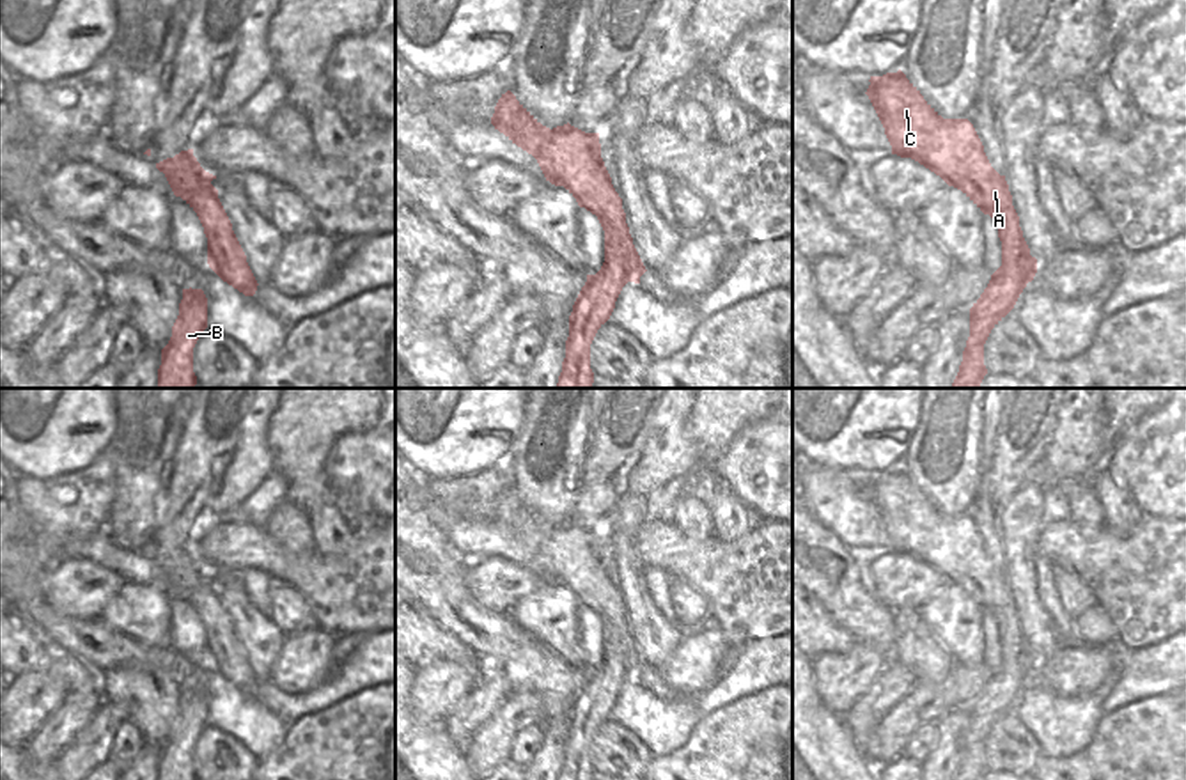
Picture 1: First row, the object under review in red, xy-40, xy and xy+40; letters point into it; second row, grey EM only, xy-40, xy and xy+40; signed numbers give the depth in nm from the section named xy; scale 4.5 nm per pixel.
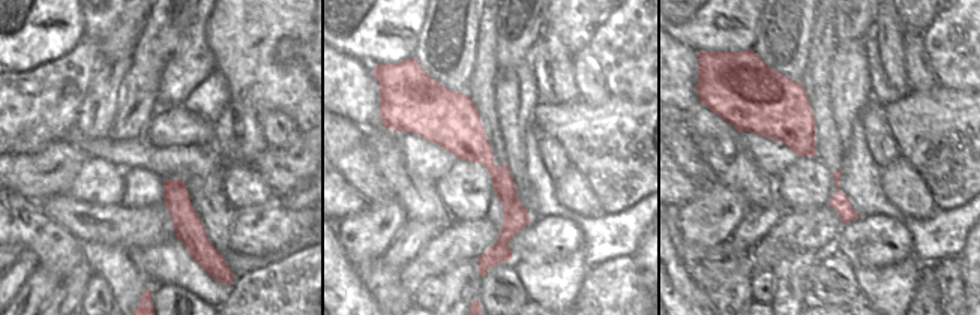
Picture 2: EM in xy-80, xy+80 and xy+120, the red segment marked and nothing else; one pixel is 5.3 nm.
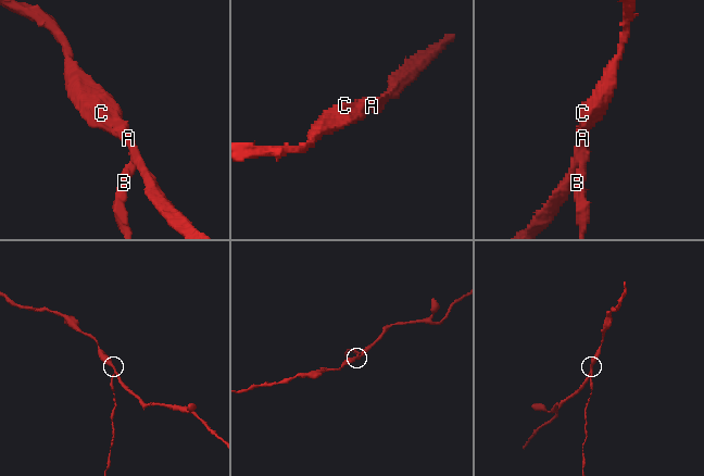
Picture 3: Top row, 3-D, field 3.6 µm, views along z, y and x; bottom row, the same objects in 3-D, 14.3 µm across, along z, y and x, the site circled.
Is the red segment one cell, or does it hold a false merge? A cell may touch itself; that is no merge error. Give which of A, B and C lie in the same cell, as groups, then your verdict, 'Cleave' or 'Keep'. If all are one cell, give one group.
Groups: A C / B. Cleave.

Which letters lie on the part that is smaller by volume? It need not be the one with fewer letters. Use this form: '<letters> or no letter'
B.

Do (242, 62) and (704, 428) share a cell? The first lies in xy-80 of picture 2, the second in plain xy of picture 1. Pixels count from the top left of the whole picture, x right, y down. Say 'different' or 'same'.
same

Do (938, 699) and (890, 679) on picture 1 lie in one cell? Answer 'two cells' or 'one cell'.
two cells

